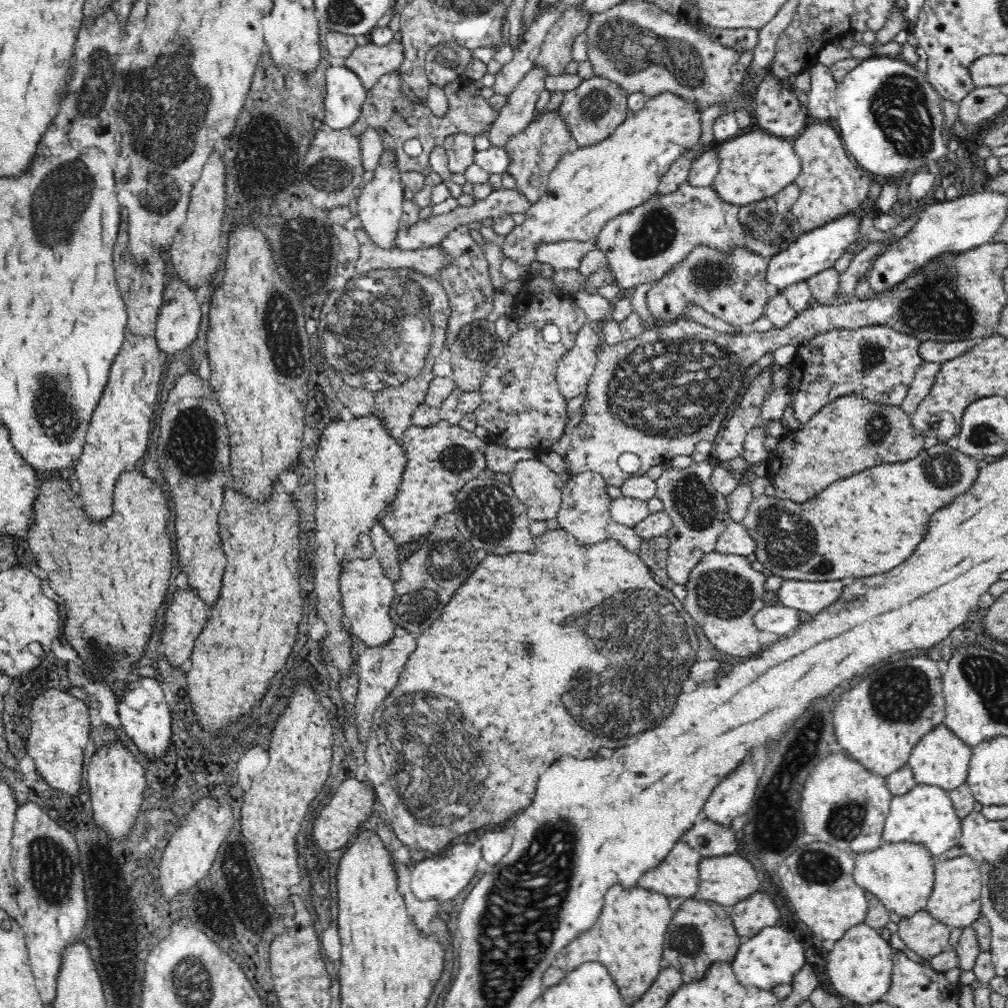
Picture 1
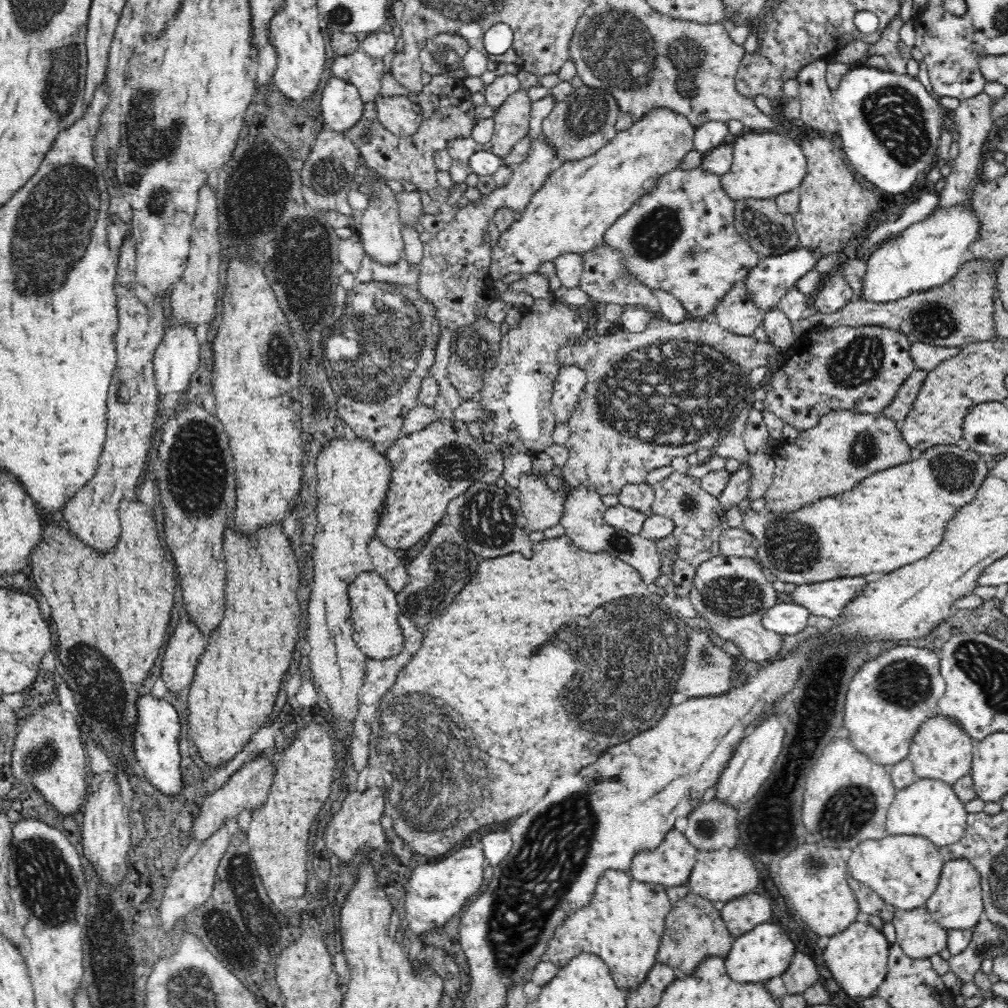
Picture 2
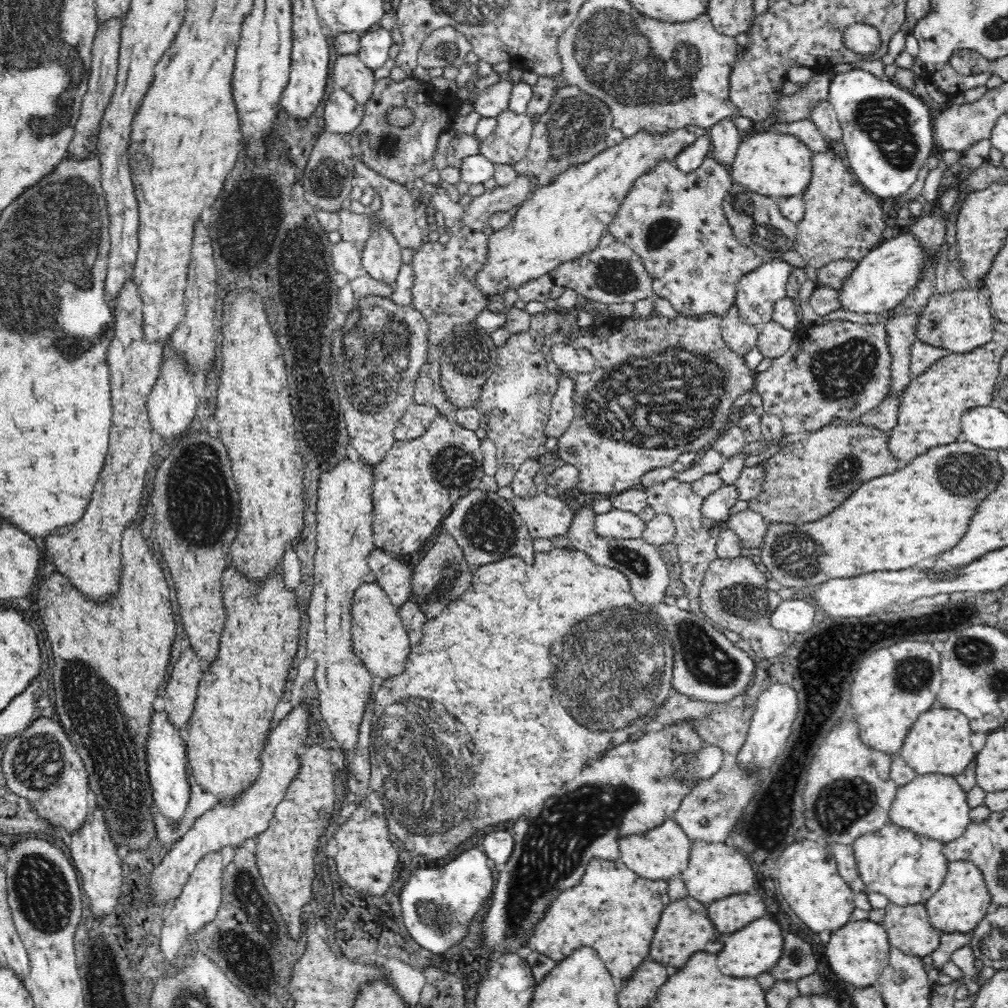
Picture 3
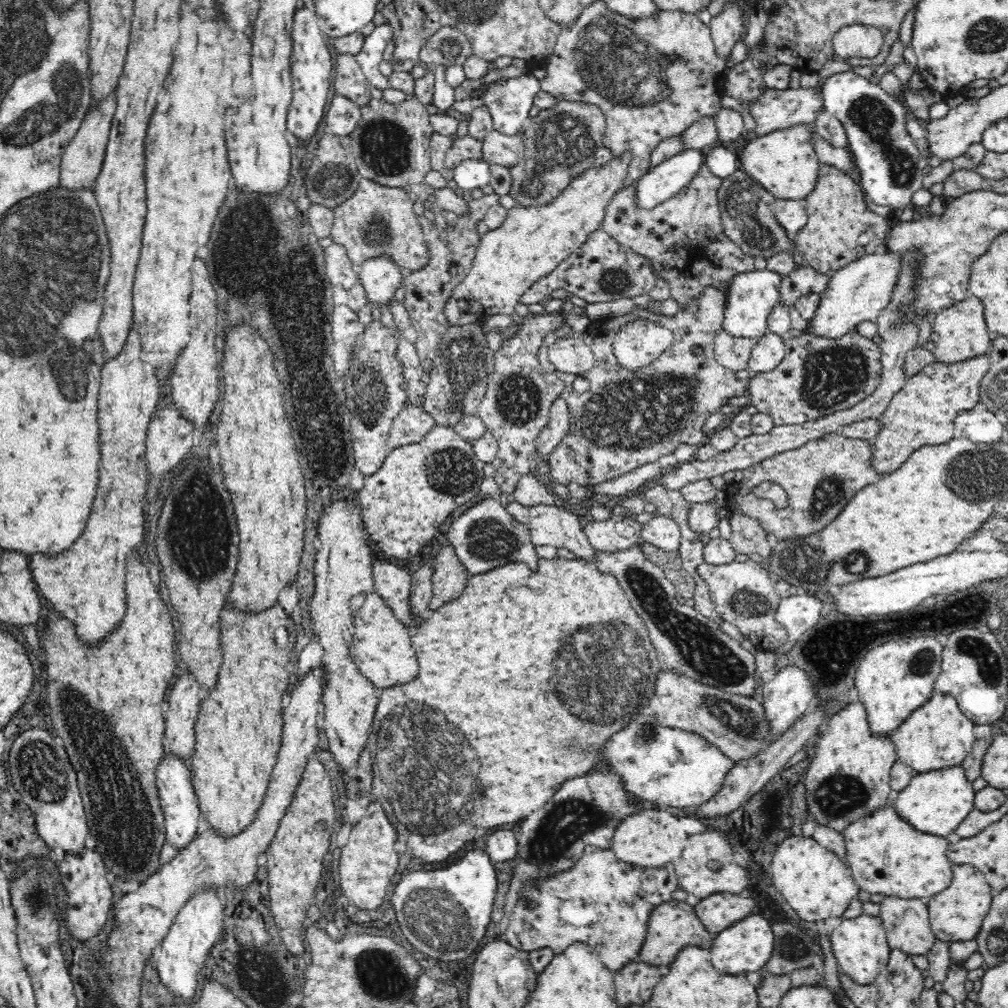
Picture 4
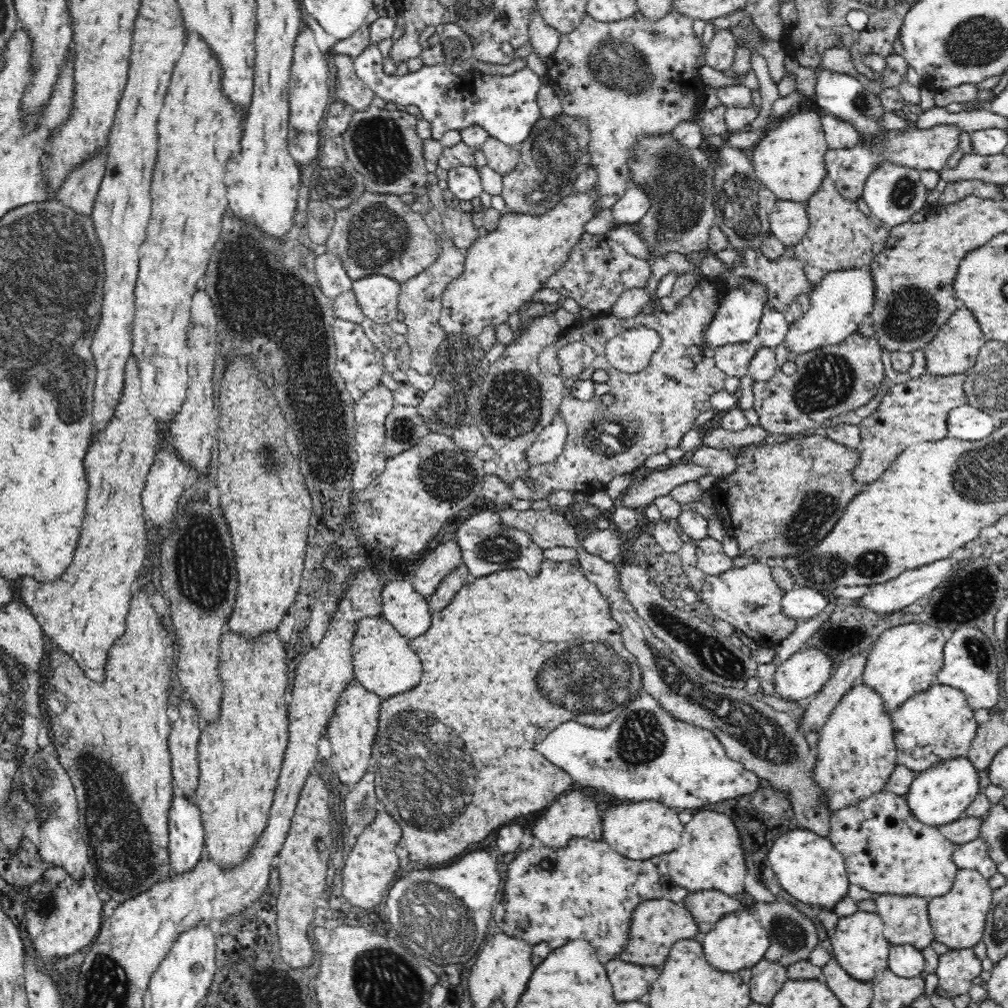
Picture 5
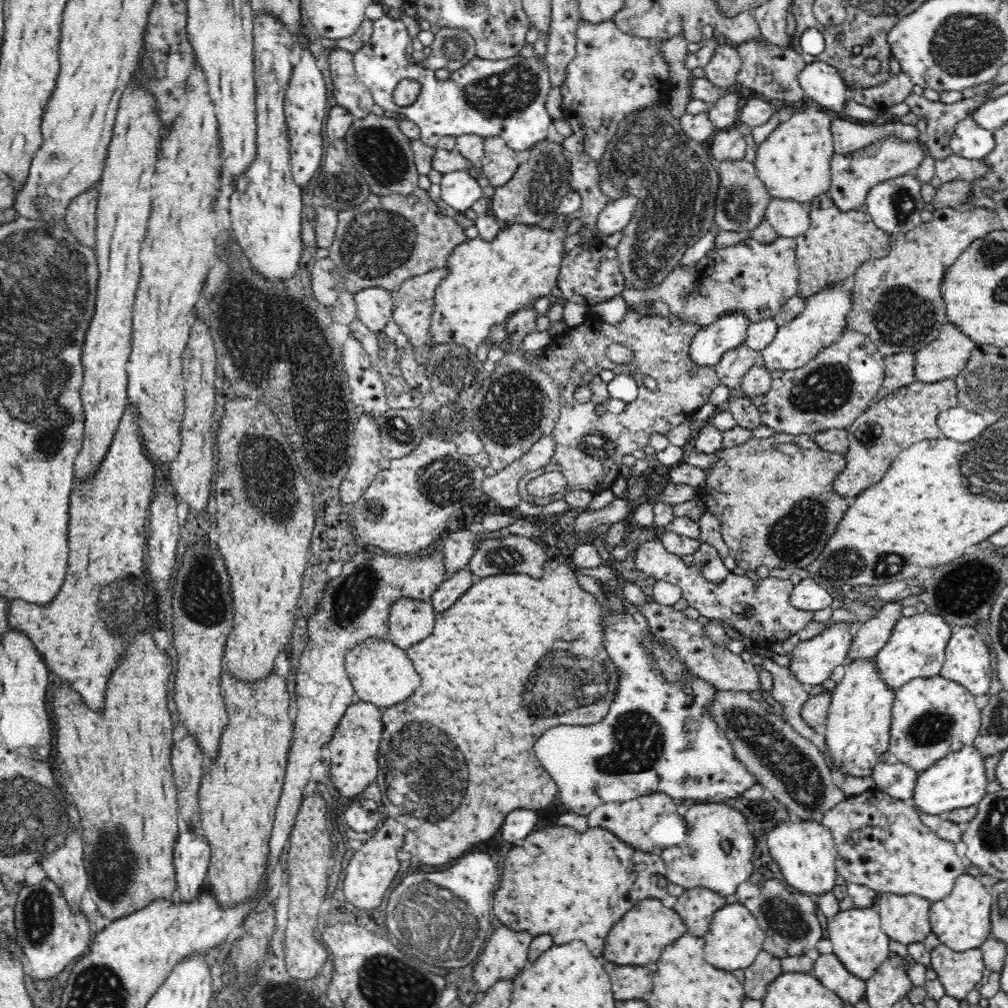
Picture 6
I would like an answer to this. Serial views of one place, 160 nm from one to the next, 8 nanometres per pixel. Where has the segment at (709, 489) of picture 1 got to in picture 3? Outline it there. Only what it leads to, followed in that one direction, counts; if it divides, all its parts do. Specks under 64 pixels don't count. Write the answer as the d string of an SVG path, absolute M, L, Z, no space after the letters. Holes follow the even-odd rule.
M676 476L661 484L645 488L645 491L647 503L654 508L655 512L670 515L675 522L676 534L673 542L677 545L677 553L681 562L680 582L684 584L684 592L689 599L689 610L694 614L702 614L700 610L700 583L710 562L718 558L716 544L724 522L706 517L702 513L705 498L694 493L690 483L682 482Z

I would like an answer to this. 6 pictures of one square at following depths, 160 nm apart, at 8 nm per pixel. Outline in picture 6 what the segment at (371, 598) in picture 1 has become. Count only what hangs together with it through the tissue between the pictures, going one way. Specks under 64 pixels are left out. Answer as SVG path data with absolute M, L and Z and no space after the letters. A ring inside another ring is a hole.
M370 635L362 639L345 659L347 676L355 689L358 700L386 708L404 702L420 686L420 676L406 650L398 647L389 637Z

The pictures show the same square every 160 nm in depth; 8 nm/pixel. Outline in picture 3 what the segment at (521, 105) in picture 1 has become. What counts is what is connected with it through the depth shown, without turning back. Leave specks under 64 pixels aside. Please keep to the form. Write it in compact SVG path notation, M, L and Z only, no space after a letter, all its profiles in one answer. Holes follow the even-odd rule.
M506 109L497 116L493 132L479 144L479 153L493 163L514 165L524 158L532 131L528 113Z

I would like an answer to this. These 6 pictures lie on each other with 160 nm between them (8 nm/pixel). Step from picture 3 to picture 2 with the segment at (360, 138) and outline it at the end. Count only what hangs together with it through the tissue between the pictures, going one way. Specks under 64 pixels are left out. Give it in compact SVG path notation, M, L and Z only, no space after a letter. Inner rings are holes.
M391 72L384 73L380 97L405 96L422 109L422 122L418 130L408 136L391 133L378 120L375 99L364 103L364 112L360 120L352 128L344 131L351 141L357 145L366 166L372 169L379 178L394 179L406 191L426 190L436 186L435 152L446 149L448 141L453 138L470 137L476 122L476 104L472 102L472 93L464 87L463 79L445 75L436 75L424 86L422 94L414 94L406 90Z

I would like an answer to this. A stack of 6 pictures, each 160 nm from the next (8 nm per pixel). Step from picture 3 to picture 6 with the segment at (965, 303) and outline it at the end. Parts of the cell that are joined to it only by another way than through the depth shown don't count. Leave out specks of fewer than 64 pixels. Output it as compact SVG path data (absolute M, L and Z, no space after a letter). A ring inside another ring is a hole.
M946 321L938 338L915 353L914 368L918 381L934 383L960 374L972 350L979 345L956 323Z

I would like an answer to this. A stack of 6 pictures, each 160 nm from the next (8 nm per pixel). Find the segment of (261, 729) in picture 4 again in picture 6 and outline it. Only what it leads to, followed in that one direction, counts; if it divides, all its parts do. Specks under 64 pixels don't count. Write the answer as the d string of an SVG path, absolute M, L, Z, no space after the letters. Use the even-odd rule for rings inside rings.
M224 667L220 675L220 687L221 694L224 698L225 709L227 710L228 723L224 727L222 734L220 735L220 742L218 744L216 758L206 759L206 764L203 766L201 772L200 788L199 788L199 830L203 832L208 840L210 846L210 858L208 863L208 870L206 874L206 883L209 888L212 888L212 892L218 897L218 901L222 905L235 905L238 901L243 901L246 897L249 897L261 883L260 876L265 871L265 860L268 854L268 842L270 833L273 827L275 808L280 798L280 793L283 787L283 780L285 777L285 768L288 762L288 751L290 750L291 738L293 735L293 723L290 720L289 714L289 694L286 686L286 680L282 676L276 674L276 670L272 669L267 675L263 677L252 679L249 682L248 679L240 679L236 677L232 671L227 670Z

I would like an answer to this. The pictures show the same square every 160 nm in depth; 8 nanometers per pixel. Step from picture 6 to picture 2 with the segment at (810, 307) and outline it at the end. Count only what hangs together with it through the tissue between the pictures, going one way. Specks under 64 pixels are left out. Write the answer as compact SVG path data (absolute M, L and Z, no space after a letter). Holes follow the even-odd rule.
M970 200L948 208L934 208L928 216L910 224L865 257L865 284L860 298L888 302L948 282L970 257L970 246L982 234L983 220L973 210Z

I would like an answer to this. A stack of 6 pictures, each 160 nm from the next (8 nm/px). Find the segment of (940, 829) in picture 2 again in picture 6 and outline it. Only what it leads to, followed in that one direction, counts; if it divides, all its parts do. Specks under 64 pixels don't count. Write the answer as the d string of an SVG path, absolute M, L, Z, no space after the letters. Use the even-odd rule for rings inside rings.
M974 745L966 746L956 753L940 758L940 761L933 766L919 772L910 799L920 813L938 817L944 817L948 812L958 810L958 808L968 808L968 806L978 804L987 794L986 786L989 782L985 767L986 760L978 754Z

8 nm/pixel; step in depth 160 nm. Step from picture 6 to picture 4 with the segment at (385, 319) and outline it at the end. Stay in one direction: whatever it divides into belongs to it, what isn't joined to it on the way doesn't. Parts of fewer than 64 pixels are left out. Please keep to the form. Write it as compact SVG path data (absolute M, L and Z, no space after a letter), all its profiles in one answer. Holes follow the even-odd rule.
M374 255L361 262L358 274L360 282L366 287L368 302L389 314L386 310L388 302L403 280L399 264L390 255Z

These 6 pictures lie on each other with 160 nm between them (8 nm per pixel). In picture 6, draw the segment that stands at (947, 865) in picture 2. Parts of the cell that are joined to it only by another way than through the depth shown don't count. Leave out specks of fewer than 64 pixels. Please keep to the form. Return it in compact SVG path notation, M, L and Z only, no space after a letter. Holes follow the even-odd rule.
M961 874L946 898L931 903L929 922L932 932L942 944L956 952L979 948L990 934L991 898L989 889L979 877Z

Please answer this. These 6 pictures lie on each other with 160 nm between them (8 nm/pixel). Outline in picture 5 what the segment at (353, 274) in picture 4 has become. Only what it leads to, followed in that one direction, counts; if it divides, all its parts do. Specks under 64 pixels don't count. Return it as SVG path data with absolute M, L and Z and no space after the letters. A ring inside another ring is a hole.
M328 250L316 257L316 276L324 294L330 298L352 291L354 280L347 274L340 257Z

